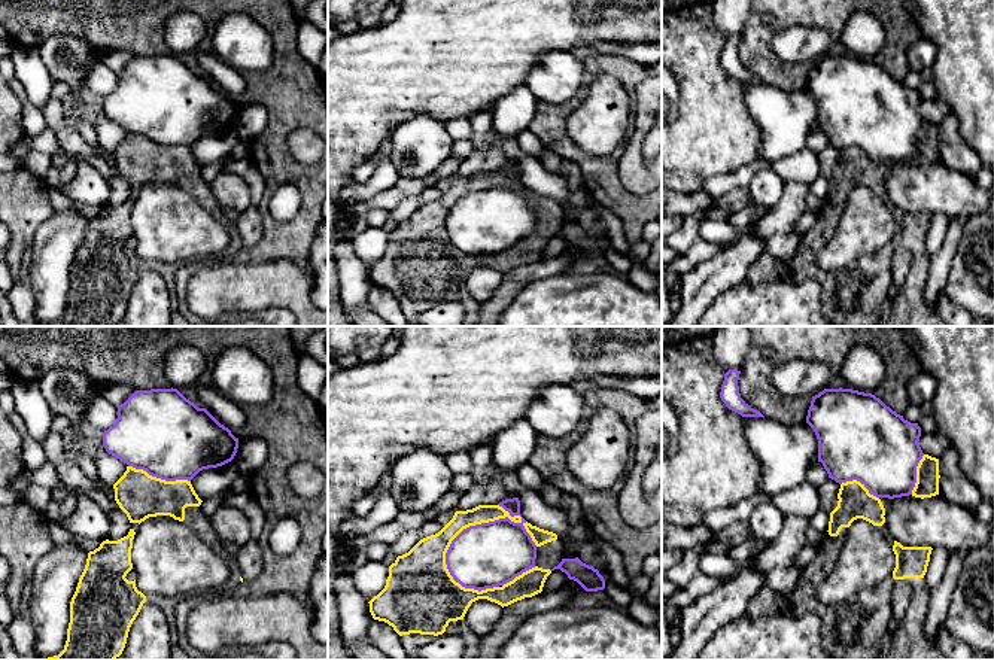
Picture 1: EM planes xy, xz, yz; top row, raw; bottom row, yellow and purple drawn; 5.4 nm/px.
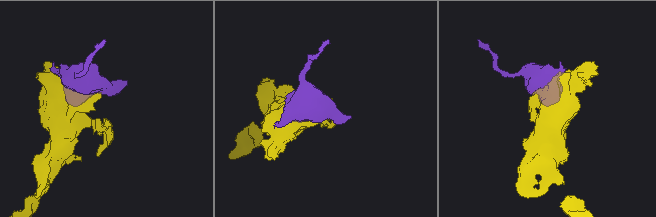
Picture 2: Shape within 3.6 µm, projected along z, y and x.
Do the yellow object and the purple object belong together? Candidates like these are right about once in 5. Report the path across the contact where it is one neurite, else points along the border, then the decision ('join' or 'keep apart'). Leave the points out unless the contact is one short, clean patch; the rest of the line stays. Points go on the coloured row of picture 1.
keep apart

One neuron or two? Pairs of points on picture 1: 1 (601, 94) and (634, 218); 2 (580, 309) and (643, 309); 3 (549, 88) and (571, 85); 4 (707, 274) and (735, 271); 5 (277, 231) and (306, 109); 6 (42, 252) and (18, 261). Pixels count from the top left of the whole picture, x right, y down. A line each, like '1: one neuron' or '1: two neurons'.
1: two neurons
2: one neuron
3: one neuron
4: one neuron
5: one neuron
6: two neurons

